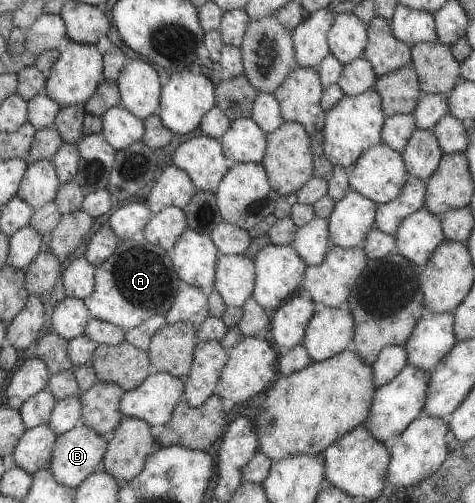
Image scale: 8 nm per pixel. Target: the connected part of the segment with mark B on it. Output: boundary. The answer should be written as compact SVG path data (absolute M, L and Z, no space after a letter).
M77 423L69 431L57 436L51 447L49 475L59 485L77 487L91 473L99 469L107 437Z

